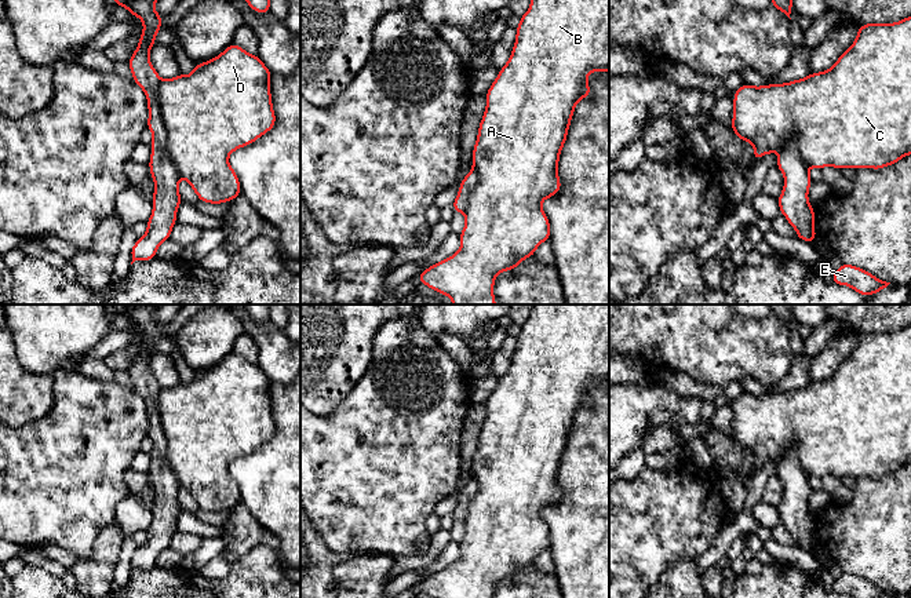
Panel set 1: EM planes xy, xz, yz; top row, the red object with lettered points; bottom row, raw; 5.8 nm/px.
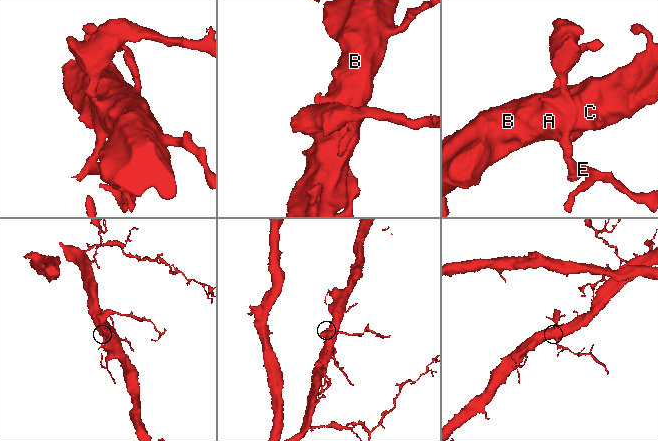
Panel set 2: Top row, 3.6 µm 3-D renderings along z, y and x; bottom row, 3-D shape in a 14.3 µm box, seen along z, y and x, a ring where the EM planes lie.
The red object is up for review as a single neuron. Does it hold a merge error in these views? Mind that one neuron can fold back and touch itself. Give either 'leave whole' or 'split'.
split

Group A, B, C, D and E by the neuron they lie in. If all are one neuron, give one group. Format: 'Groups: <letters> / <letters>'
Groups: A B C D / E

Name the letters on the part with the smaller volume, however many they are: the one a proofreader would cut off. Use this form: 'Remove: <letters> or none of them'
Remove: E

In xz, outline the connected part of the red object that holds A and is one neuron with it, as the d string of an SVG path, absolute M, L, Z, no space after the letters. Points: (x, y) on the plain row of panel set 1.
M529 305L531 316L520 327L517 335L515 353L507 372L502 376L498 386L488 398L487 416L478 434L478 445L473 457L473 478L478 484L478 492L469 504L467 517L464 519L464 537L459 543L460 558L452 565L438 570L418 586L419 591L423 591L431 598L493 598L495 587L499 581L513 579L520 572L535 564L536 557L546 548L550 548L550 529L542 518L542 510L553 506L561 499L561 489L558 488L558 468L564 452L568 445L569 433L576 416L576 412L590 405L590 394L587 384L591 380L609 380L609 305Z

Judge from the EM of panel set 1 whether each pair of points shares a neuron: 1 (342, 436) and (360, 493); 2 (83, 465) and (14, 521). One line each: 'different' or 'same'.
1: same
2: same

